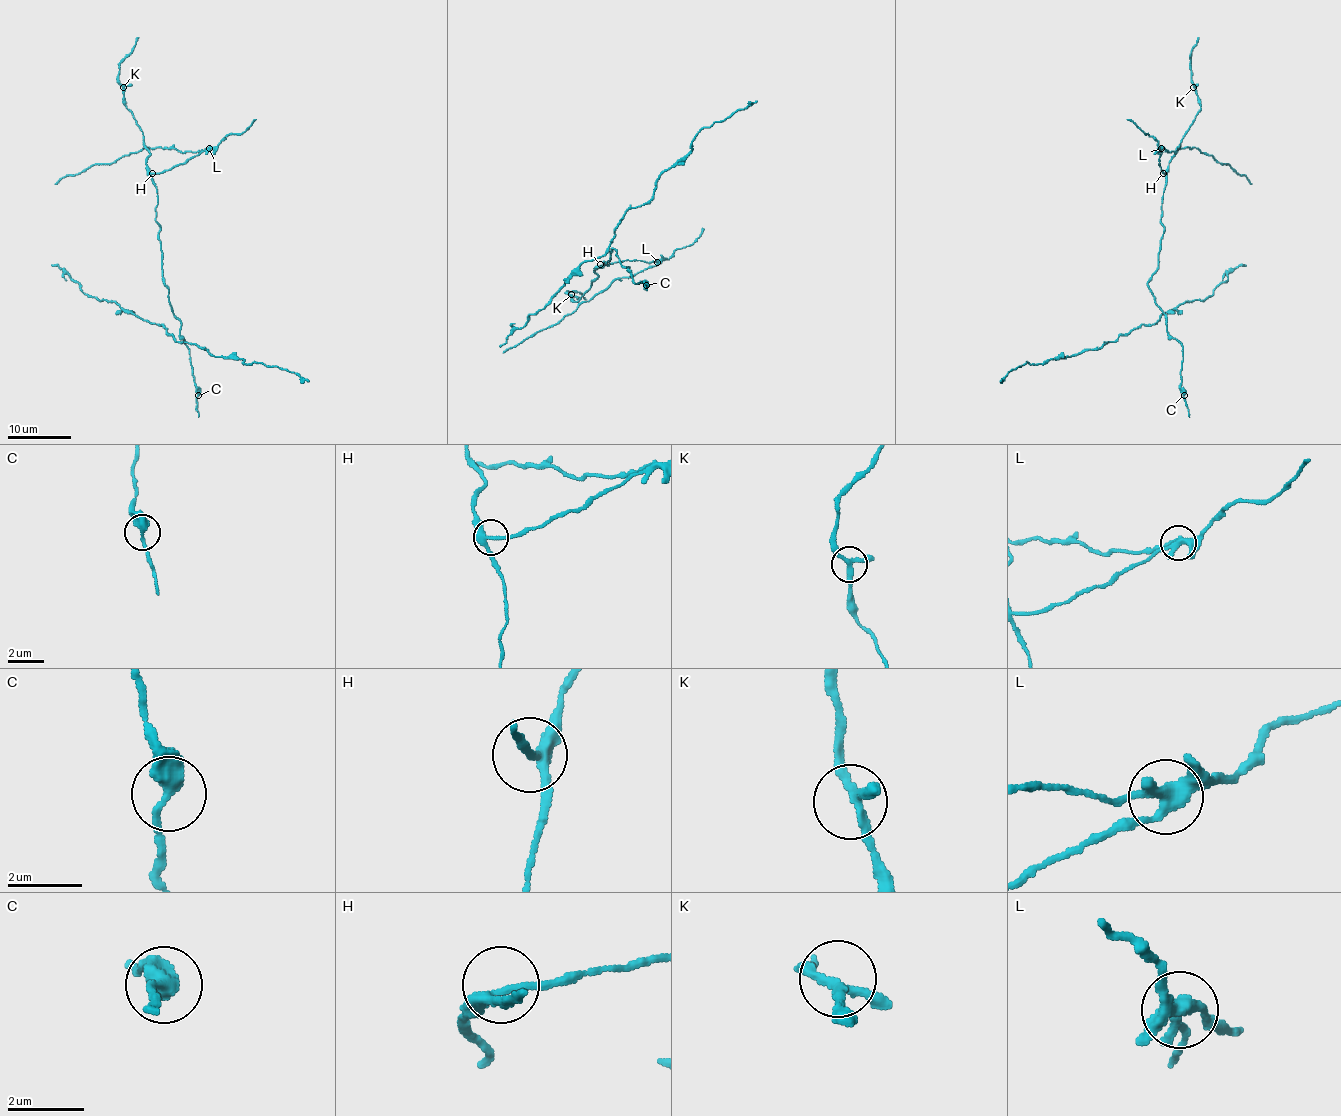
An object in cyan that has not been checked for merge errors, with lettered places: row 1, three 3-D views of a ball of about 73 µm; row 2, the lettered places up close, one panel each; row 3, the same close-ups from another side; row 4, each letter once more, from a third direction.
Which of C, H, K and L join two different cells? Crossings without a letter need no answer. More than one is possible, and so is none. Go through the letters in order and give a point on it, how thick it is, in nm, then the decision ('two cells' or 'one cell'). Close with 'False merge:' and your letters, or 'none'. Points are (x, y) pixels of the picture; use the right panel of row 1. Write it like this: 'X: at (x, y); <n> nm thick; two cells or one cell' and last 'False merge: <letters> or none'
C: at (1184, 395); 320 nm thick; one cell
H: at (1163, 173); 260 nm thick; one cell
K: at (1193, 87); 220 nm thick; one cell
L: at (1161, 148); 340 nm thick; two cells
False merge: L

